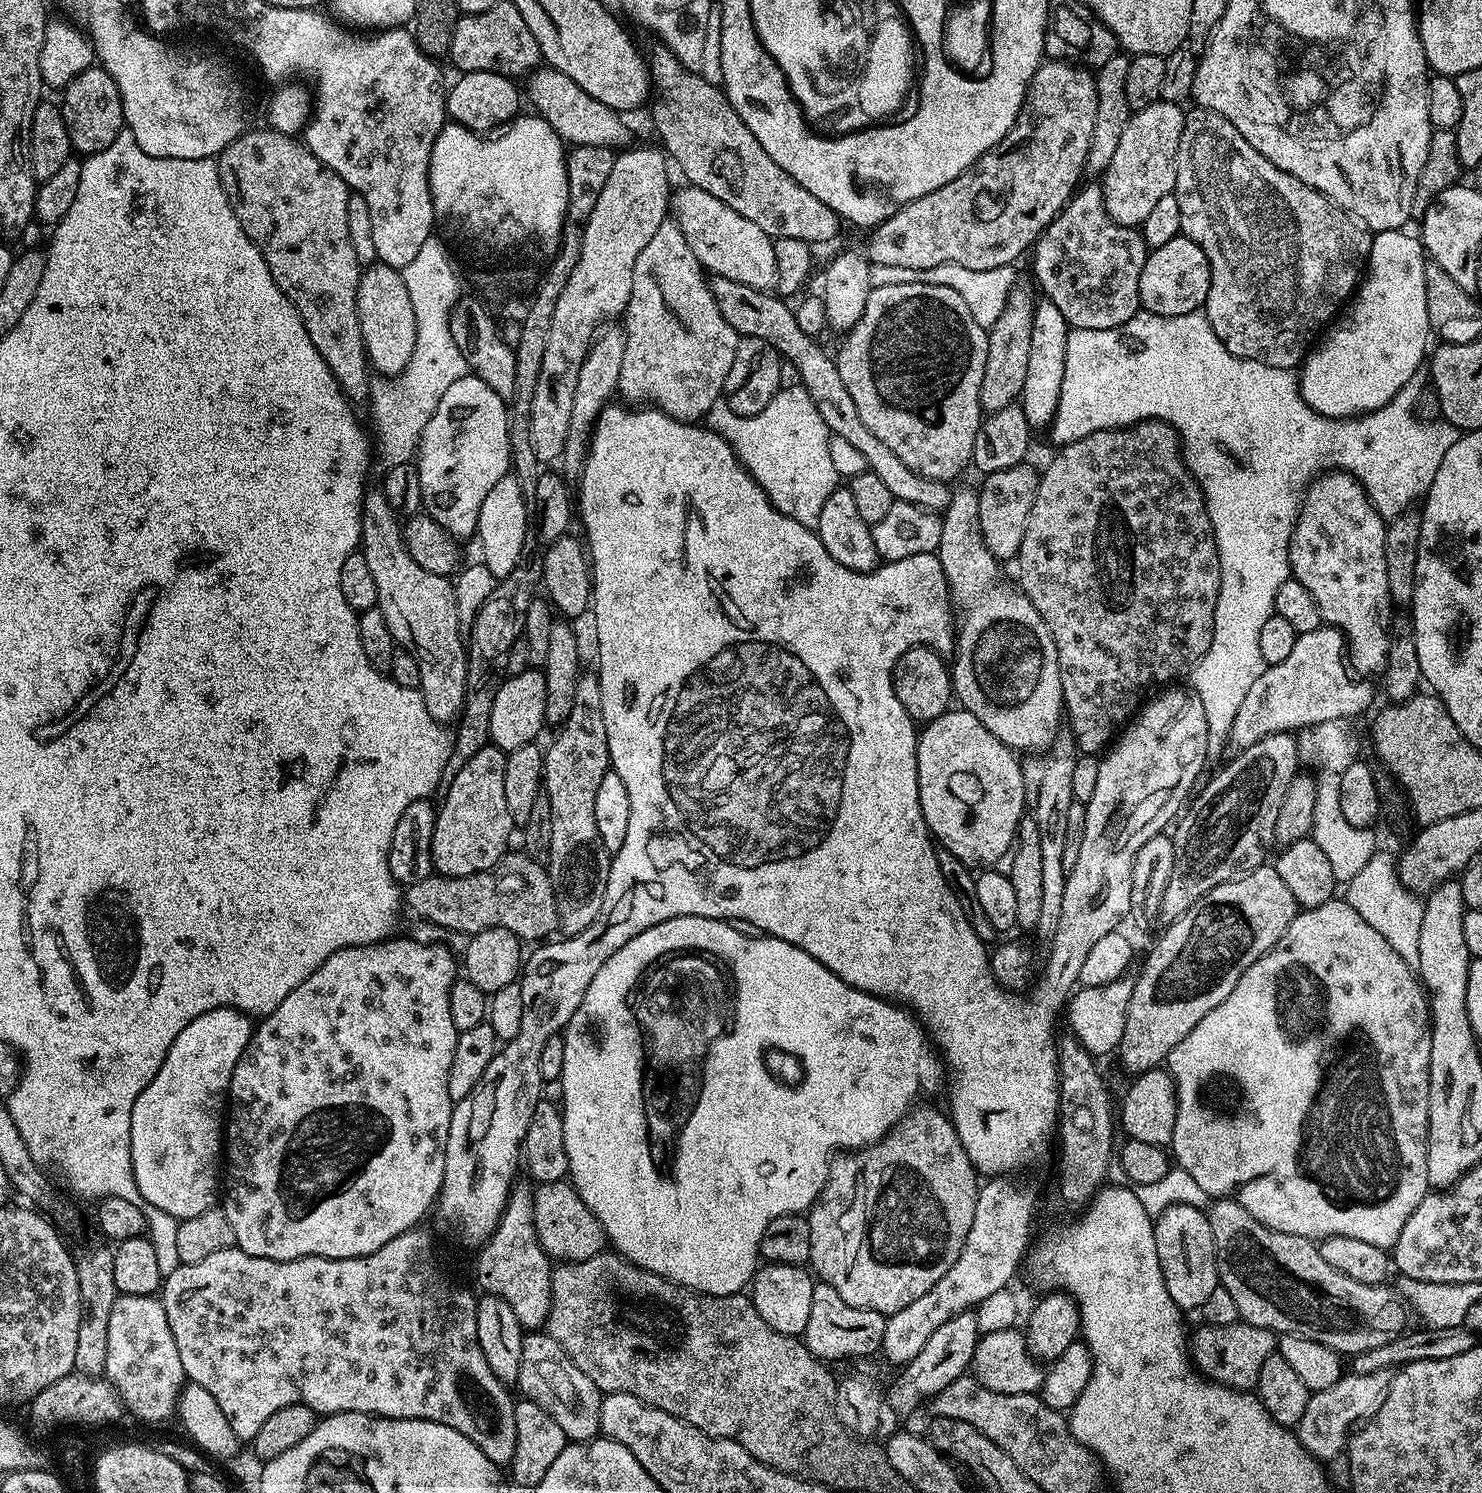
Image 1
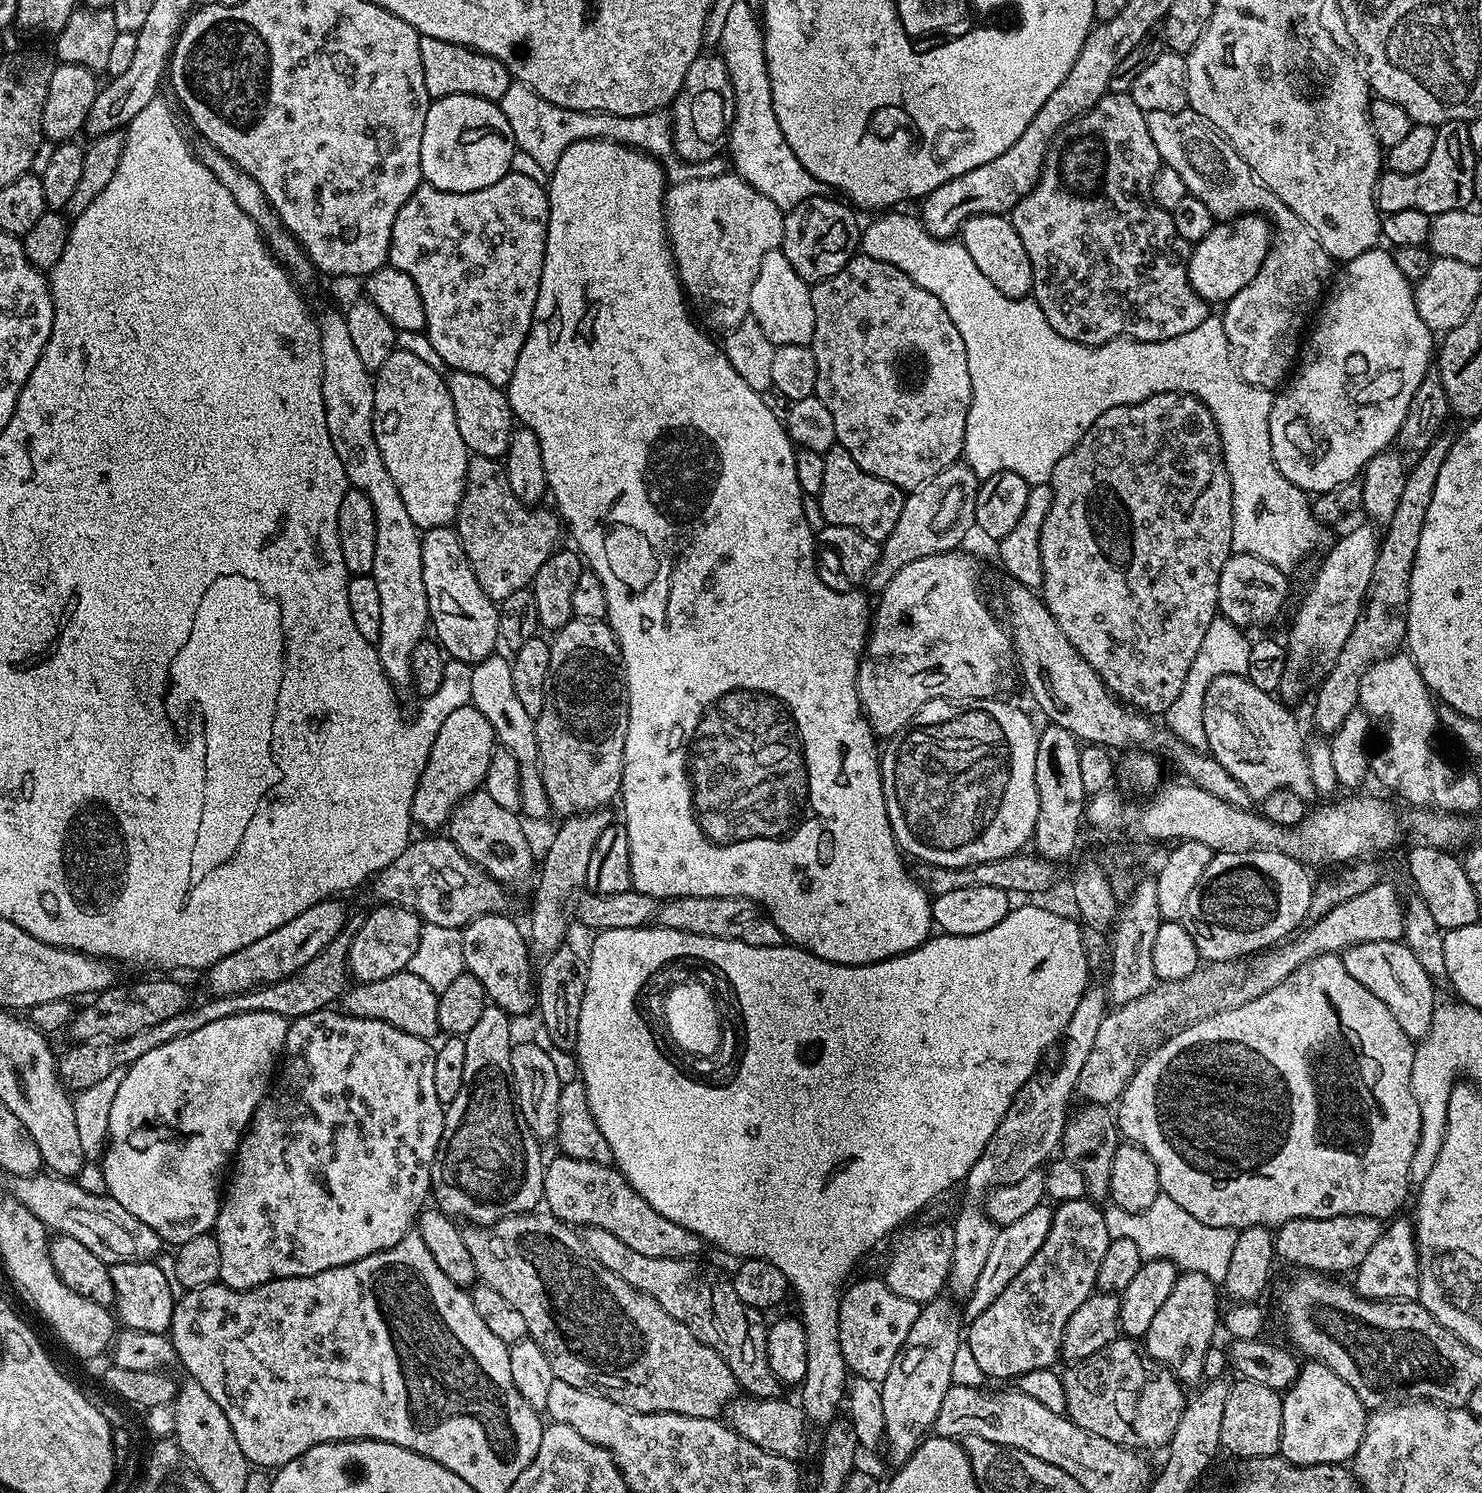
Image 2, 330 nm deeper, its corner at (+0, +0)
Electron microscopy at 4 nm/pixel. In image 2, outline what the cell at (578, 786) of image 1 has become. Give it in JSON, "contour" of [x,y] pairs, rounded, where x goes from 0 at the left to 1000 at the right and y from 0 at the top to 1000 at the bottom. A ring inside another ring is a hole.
{"contour":[[[387,415],[381,421],[372,427],[371,449],[368,457],[368,470],[366,470],[366,478],[361,480],[362,494],[363,494],[363,511],[366,518],[366,526],[368,526],[370,541],[378,548],[393,547],[395,544],[401,544],[410,540],[418,532],[418,522],[421,518],[421,500],[422,500],[422,489],[424,488],[424,459],[421,457],[421,442],[418,439],[418,433],[413,420],[408,415]]]}

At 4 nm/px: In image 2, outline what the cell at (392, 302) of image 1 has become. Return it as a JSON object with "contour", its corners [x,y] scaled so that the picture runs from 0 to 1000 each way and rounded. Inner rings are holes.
{"contour":[[[268,234],[252,252],[252,293],[260,309],[260,315],[274,336],[274,344],[281,350],[281,354],[298,354],[308,348],[308,342],[313,330],[313,321],[317,303],[309,291],[309,283],[306,280],[306,269],[304,269],[302,255],[293,245],[285,242],[280,235]]]}

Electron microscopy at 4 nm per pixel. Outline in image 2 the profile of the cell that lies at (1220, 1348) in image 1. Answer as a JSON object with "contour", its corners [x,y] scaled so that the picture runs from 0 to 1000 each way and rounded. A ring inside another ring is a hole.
{"contour":[[[769,897],[750,898],[744,902],[744,904],[741,904],[741,907],[735,907],[735,910],[721,913],[720,916],[717,919],[717,924],[719,931],[718,946],[721,950],[730,955],[730,958],[735,958],[735,960],[749,963],[749,966],[754,966],[760,970],[773,971],[772,970],[785,971],[787,969],[799,944],[800,932],[789,916],[775,908]]]}

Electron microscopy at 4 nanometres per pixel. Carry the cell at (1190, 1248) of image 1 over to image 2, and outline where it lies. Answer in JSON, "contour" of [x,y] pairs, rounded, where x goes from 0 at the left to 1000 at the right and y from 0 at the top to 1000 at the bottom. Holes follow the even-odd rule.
{"contour":[[[796,852],[792,859],[792,864],[789,864],[789,869],[787,869],[784,877],[781,877],[779,885],[776,885],[776,891],[771,896],[775,908],[789,916],[797,928],[807,928],[810,926],[812,920],[811,910],[814,910],[814,904],[818,902],[818,894],[821,889],[822,892],[821,865],[821,861],[816,856],[808,852]]]}

